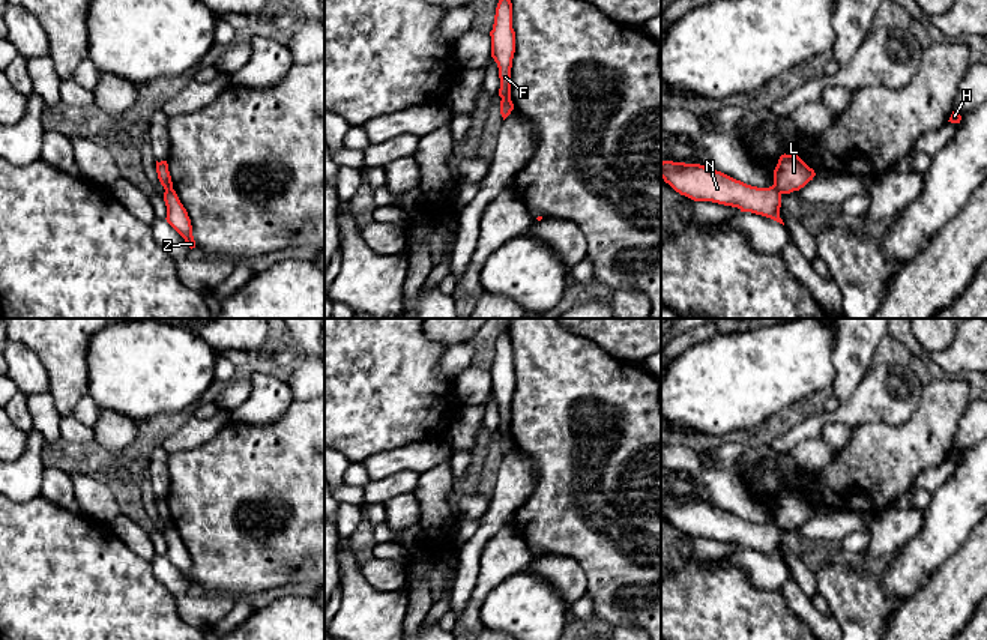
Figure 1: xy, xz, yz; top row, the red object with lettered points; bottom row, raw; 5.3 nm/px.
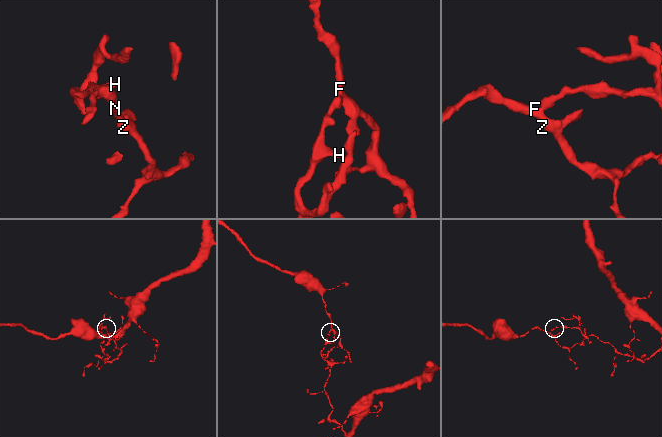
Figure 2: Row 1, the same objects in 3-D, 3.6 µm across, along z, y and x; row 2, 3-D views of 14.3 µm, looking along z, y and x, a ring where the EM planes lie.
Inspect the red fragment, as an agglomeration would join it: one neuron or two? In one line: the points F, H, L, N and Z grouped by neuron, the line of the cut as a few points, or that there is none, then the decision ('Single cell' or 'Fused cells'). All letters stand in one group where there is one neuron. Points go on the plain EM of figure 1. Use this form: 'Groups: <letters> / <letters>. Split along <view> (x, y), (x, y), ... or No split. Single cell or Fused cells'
Groups: F N Z / H L. Split along xz (502, 434), (510, 436). Fused cells

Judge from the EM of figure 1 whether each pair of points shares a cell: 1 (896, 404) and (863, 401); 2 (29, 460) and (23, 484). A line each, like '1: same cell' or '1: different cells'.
1: same cell
2: same cell

